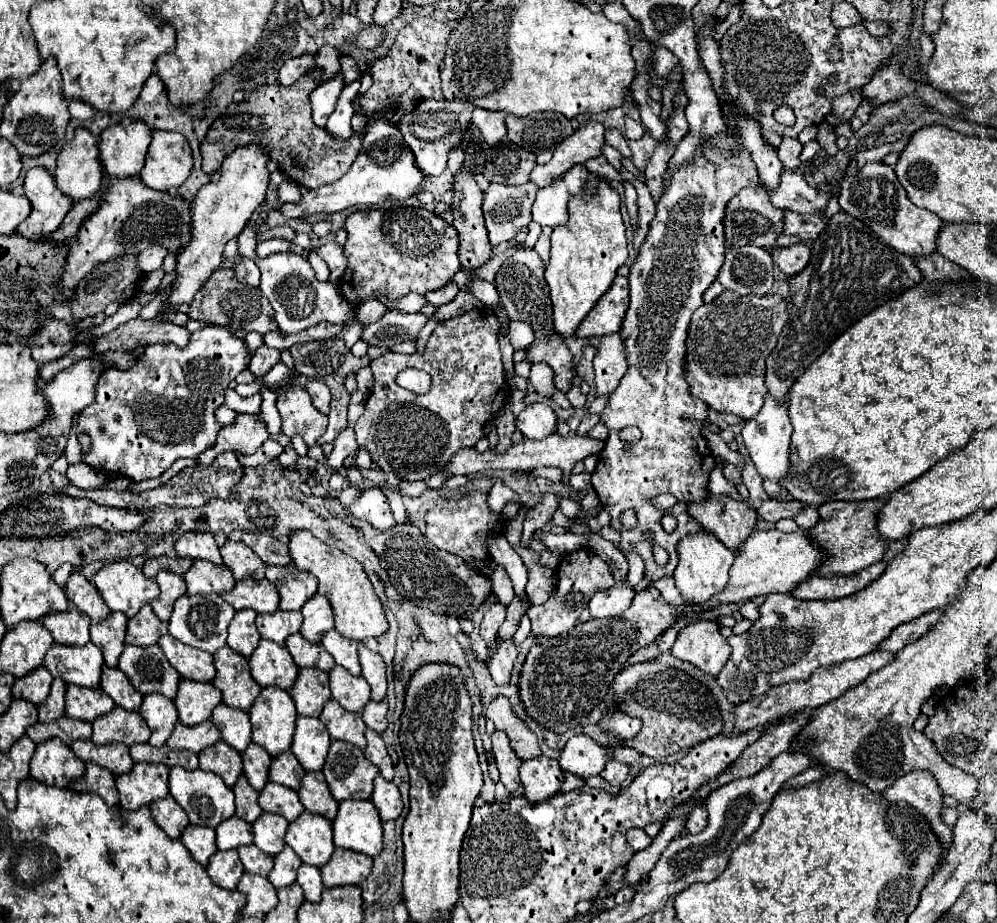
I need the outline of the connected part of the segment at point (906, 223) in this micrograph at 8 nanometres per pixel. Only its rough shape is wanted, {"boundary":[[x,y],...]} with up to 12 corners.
{"boundary":[[869,162],[839,184],[841,210],[903,254],[935,250],[943,226]]}

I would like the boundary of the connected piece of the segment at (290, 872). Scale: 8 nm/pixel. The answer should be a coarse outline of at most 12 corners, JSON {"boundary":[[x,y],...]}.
{"boundary":[[285,846],[275,856],[269,882],[285,888],[295,882],[301,858]]}

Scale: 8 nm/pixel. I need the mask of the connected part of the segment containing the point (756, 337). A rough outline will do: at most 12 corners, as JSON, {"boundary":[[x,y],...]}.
{"boundary":[[725,290],[687,338],[693,396],[751,420],[787,300]]}

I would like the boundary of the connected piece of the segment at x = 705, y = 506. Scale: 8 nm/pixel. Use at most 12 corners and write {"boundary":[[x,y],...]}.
{"boundary":[[729,496],[689,504],[689,514],[733,552],[757,512]]}

